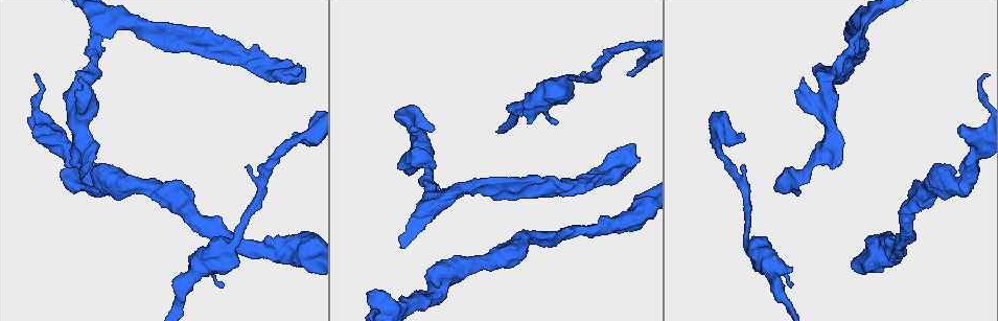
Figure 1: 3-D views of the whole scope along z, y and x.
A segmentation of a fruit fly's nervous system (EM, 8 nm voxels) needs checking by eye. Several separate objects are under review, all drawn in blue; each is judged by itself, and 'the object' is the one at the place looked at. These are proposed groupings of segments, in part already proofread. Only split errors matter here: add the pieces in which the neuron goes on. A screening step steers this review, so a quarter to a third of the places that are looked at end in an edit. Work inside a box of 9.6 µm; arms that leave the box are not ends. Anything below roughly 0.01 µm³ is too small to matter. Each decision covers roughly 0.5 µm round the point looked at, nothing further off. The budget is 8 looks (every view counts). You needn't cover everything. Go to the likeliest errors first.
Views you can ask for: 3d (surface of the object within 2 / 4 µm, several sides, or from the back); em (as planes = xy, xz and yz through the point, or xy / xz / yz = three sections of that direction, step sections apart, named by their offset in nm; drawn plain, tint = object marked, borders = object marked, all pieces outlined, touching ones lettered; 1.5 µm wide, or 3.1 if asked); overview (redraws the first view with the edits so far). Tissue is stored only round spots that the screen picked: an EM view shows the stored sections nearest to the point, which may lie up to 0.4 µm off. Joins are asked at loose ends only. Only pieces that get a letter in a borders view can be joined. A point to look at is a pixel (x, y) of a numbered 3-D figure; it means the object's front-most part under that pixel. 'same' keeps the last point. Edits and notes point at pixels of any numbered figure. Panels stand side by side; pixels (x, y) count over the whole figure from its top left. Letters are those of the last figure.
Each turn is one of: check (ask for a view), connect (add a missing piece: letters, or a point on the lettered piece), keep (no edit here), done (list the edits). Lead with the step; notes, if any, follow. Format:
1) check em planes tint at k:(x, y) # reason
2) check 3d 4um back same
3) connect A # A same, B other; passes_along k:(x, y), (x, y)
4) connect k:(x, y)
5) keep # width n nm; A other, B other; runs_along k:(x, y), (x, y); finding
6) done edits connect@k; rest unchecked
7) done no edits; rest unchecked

check 3d 2um at 1:(740, 135) # an open end

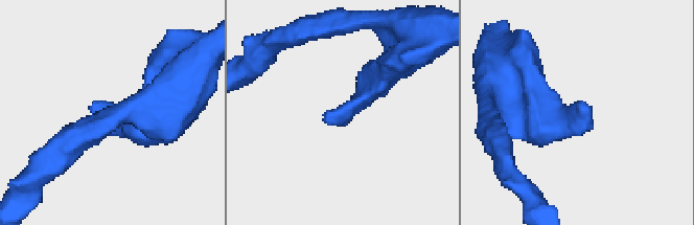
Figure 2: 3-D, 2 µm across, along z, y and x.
check em xz step 8 borders at 2:(89, 108) # need the tissue

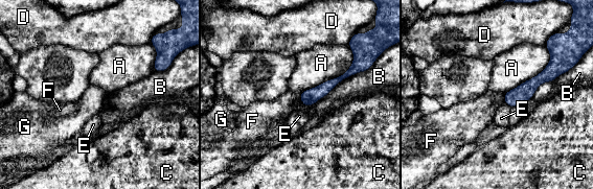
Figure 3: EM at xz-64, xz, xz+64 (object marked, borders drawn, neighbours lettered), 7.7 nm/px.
keep # A other, B other, C other, D other, E other, F other, G other; runs_along 3:(355, 64), (347, 74), (303, 100); no lettered piece goes on from it

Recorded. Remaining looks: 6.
check 3d 4um at 1:(957, 129) # stops while still wide

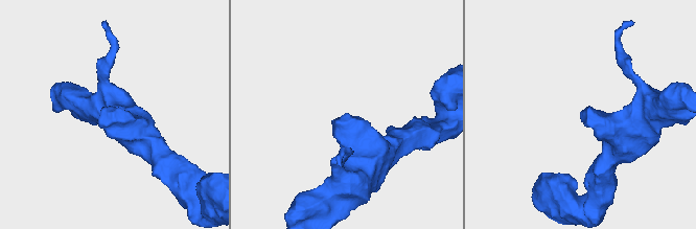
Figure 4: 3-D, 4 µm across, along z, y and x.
check em planes borders at 4:(110, 114)

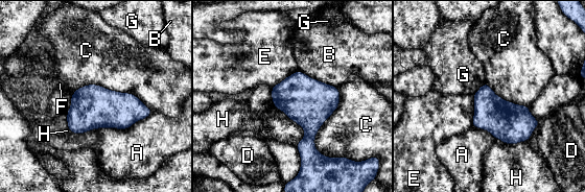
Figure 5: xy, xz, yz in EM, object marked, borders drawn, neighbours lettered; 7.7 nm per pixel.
keep # A other, B other, C other, D other, E other, F other, G other, H other; border 5:(337, 87), (314, 138), (331, 159); no lettered piece goes on from it

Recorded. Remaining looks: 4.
check em yz step 4 tint at 1:(79, 76) # free end

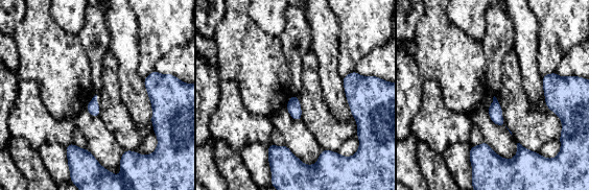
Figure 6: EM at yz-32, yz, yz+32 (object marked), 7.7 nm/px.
check em planes borders same # cut it another way

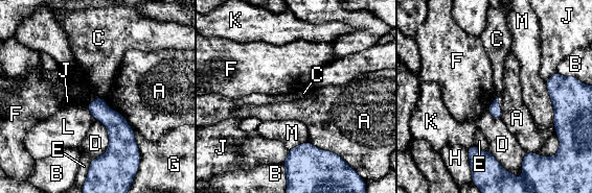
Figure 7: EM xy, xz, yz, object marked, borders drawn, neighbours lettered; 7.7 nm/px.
keep # A other, B other, C other, D other, E other, F other, G other, H other, J other, K other, L other, M other; border 7:(98, 95), (104, 98); none of them fits

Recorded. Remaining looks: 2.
done no edits; rest unchecked

